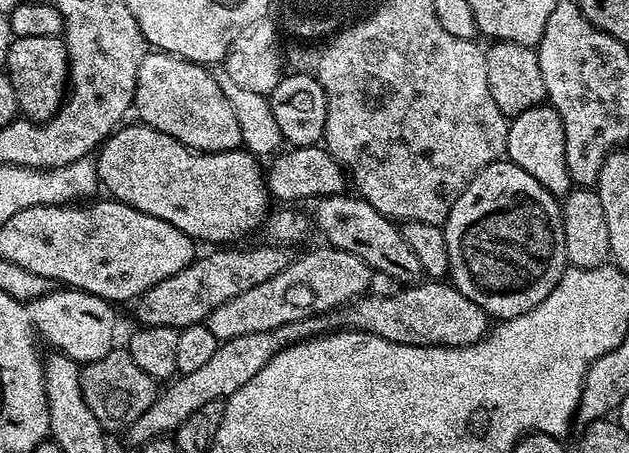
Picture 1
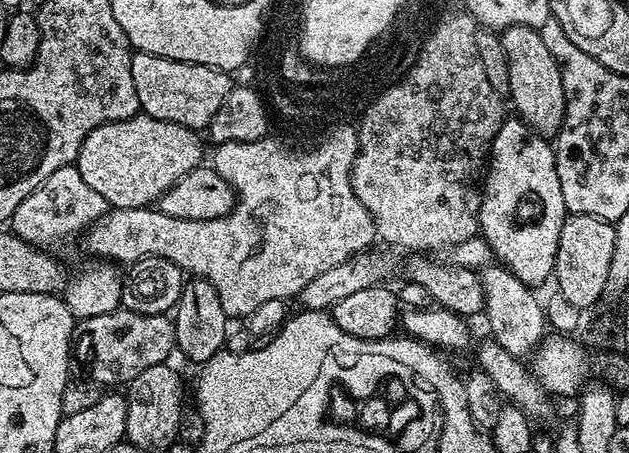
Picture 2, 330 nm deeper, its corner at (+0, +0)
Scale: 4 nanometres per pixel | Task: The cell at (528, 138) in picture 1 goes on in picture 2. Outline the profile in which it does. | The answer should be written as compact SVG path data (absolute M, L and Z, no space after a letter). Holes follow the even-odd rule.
M510 26L499 33L502 50L506 50L506 62L510 66L510 90L508 96L516 107L515 115L545 138L555 137L564 121L566 98L562 90L562 74L554 54L542 43L542 34L530 26Z

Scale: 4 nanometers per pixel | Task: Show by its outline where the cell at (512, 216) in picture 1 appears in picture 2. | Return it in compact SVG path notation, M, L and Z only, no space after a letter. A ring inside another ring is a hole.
M519 118L505 119L496 132L490 159L486 164L486 175L482 180L480 197L480 231L488 248L497 256L503 267L510 269L519 280L529 286L549 283L556 271L558 234L562 234L562 222L566 209L562 202L562 186L558 183L556 154L553 145L545 137L527 128Z

